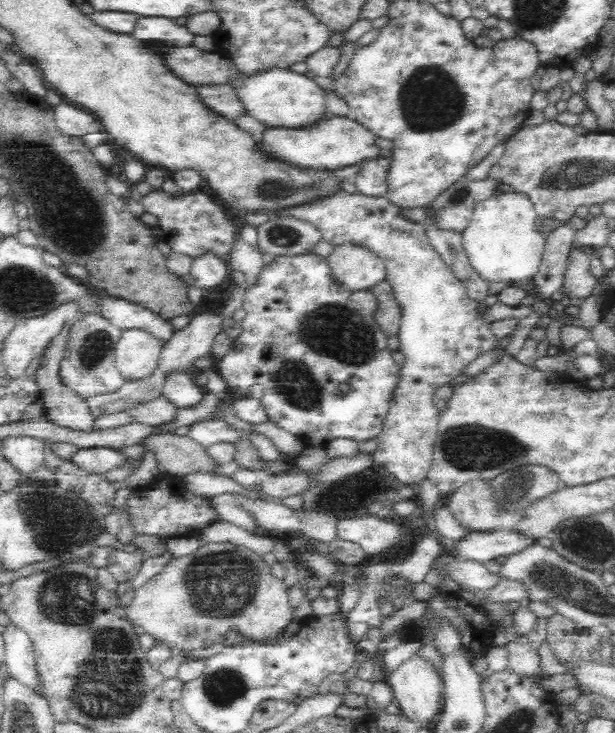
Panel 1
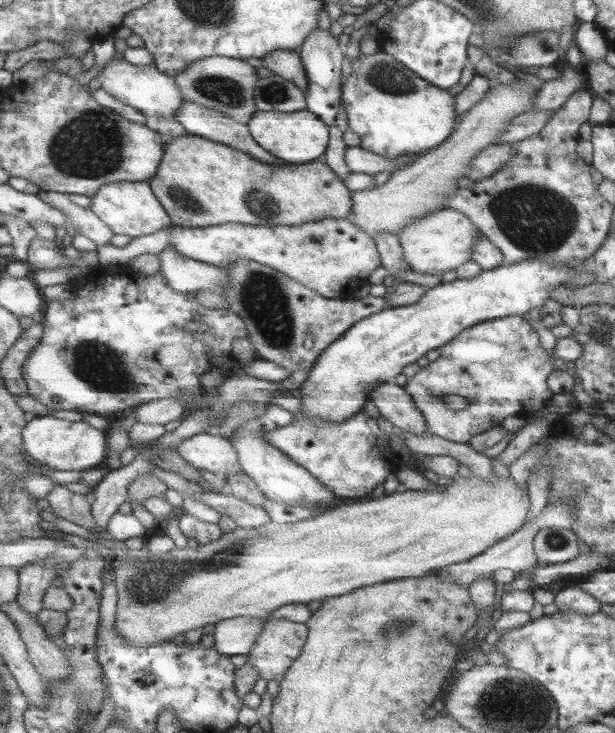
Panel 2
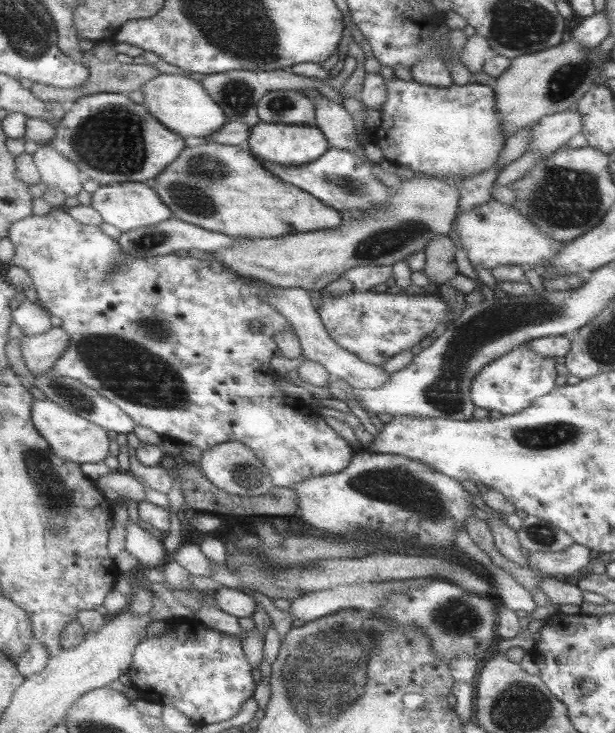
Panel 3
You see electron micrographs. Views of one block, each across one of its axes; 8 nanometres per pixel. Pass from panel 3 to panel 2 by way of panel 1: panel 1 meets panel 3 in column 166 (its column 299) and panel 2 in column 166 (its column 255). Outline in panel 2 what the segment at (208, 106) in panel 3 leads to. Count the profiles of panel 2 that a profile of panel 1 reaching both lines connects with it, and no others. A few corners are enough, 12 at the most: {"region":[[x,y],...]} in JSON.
{"region":[[113,58],[103,90],[152,122],[177,118],[185,96],[155,64]]}

